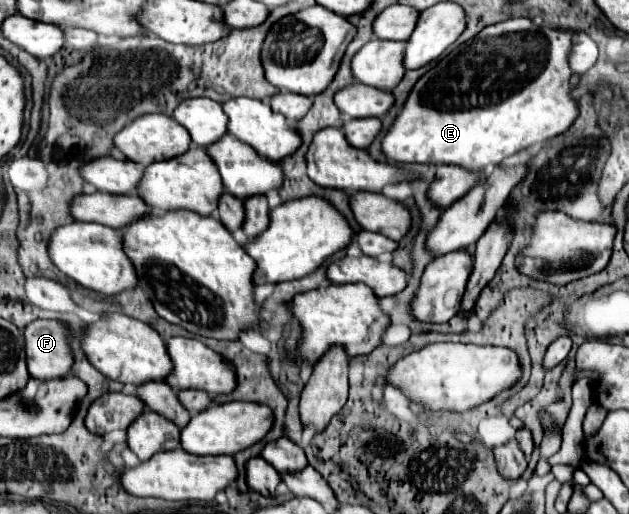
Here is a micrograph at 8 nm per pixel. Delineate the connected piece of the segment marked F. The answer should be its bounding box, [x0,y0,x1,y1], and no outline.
[25,320,73,378]

